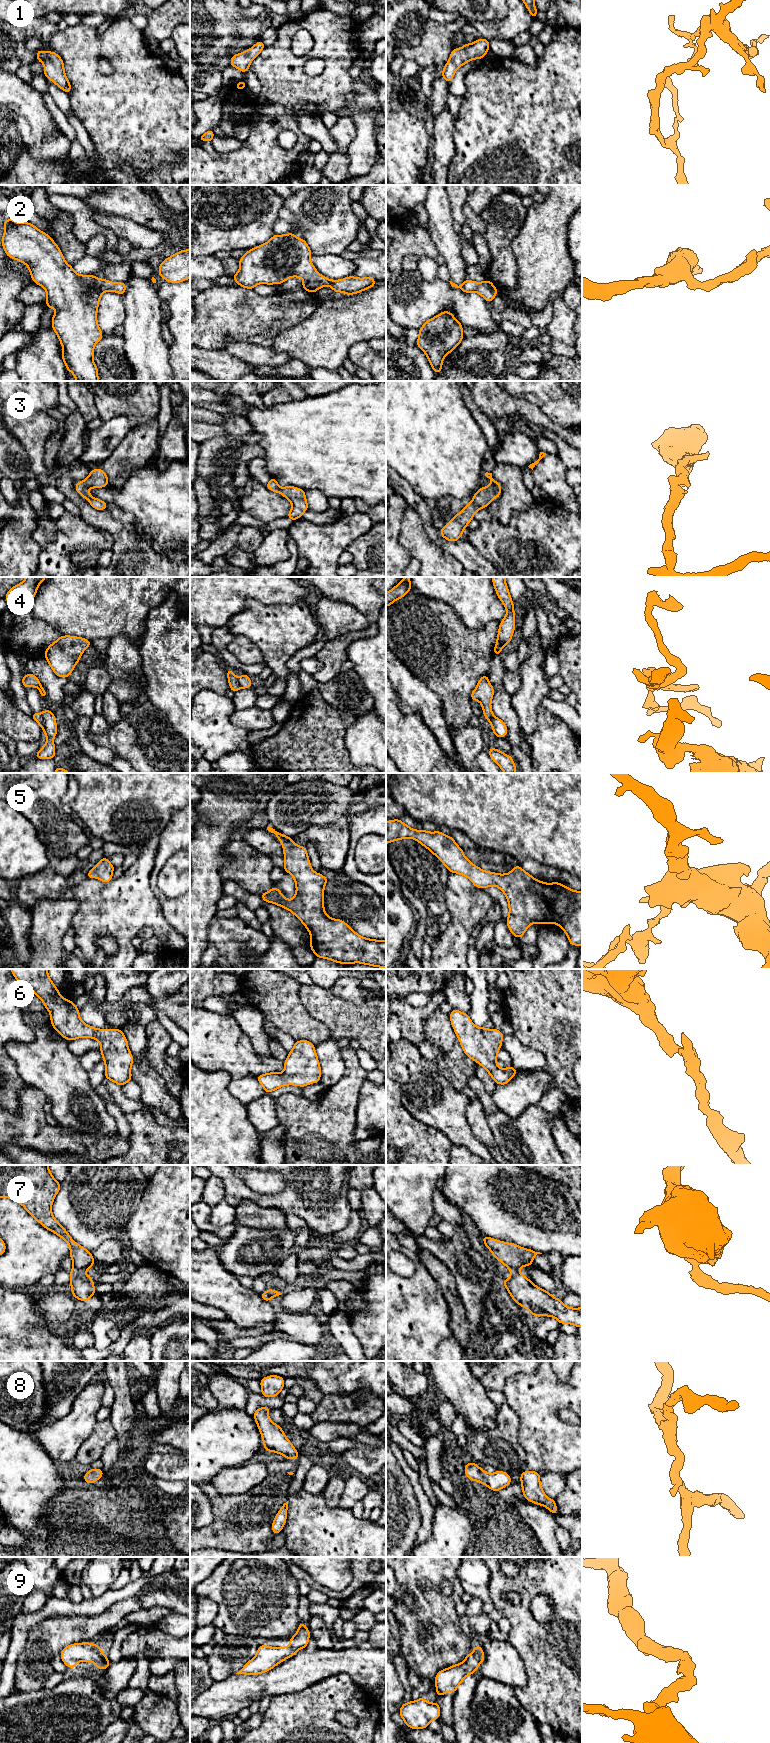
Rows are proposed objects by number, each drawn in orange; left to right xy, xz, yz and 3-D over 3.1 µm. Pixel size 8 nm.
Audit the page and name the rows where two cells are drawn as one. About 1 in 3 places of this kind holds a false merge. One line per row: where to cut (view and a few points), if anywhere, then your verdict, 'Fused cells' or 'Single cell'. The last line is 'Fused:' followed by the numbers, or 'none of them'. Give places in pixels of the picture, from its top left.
1: No split. Single cell
2: No split. Single cell
3: No split. Single cell
4: Split along xy (40, 714), (43, 720), (43, 728). Fused cells
5: No split. Single cell
6: No split. Single cell
7: Split along xy (74, 1268), (81, 1271). Fused cells
8: No split. Single cell
9: No split. Single cell
Fused: 4, 7

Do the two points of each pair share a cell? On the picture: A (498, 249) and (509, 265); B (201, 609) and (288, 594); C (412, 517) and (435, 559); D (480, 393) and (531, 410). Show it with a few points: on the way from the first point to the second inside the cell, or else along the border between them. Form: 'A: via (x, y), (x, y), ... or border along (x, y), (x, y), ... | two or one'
A: via (501, 253), (505, 261) | one
B: via (223, 589), (266, 589) | one
C: via (412, 527), (412, 536), (425, 549) | one
D: via (493, 400), (498, 404), (518, 406) | one

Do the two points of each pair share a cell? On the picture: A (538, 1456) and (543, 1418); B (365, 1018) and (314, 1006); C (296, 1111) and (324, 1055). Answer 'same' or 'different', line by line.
A: same
B: same
C: different

